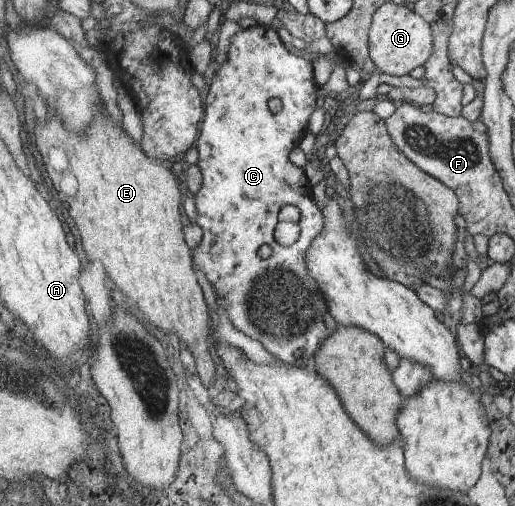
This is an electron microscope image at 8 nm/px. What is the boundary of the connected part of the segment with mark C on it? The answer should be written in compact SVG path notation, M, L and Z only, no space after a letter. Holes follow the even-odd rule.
M257 24L249 29L240 31L239 34L232 37L230 47L227 51L227 59L220 65L216 75L212 77L212 82L209 85L209 91L205 98L204 117L201 124L198 139L198 152L199 152L199 163L198 166L201 168L203 174L203 185L201 189L194 196L194 202L197 208L199 218L197 220L198 225L201 227L203 235L199 246L195 249L195 262L198 264L201 271L205 274L209 283L216 290L216 293L222 299L223 309L229 316L231 323L237 329L248 335L251 339L258 340L263 347L276 358L284 363L290 365L296 365L296 367L304 367L310 363L310 359L316 357L316 353L320 351L320 347L324 344L324 341L328 339L329 329L324 325L324 315L328 312L327 305L322 299L322 292L320 291L320 285L316 283L314 275L310 273L308 267L308 251L311 249L312 243L324 232L326 227L326 217L324 217L323 209L316 207L316 201L314 201L314 195L312 194L312 184L306 173L305 168L298 167L290 161L290 152L300 143L300 140L307 133L308 119L310 115L314 113L314 109L318 107L318 95L316 95L317 82L314 79L314 67L308 59L304 57L298 57L296 53L288 51L286 45L282 43L278 31L273 28L266 27L264 25ZM272 97L278 97L281 99L283 106L280 112L272 113L270 111L270 105L268 101ZM284 205L295 205L300 209L300 223L301 223L301 234L300 239L294 245L280 245L280 242L276 239L275 233L276 228L280 221L278 221L278 215L282 211ZM262 245L270 245L273 252L271 256L264 259L260 257L260 249Z

